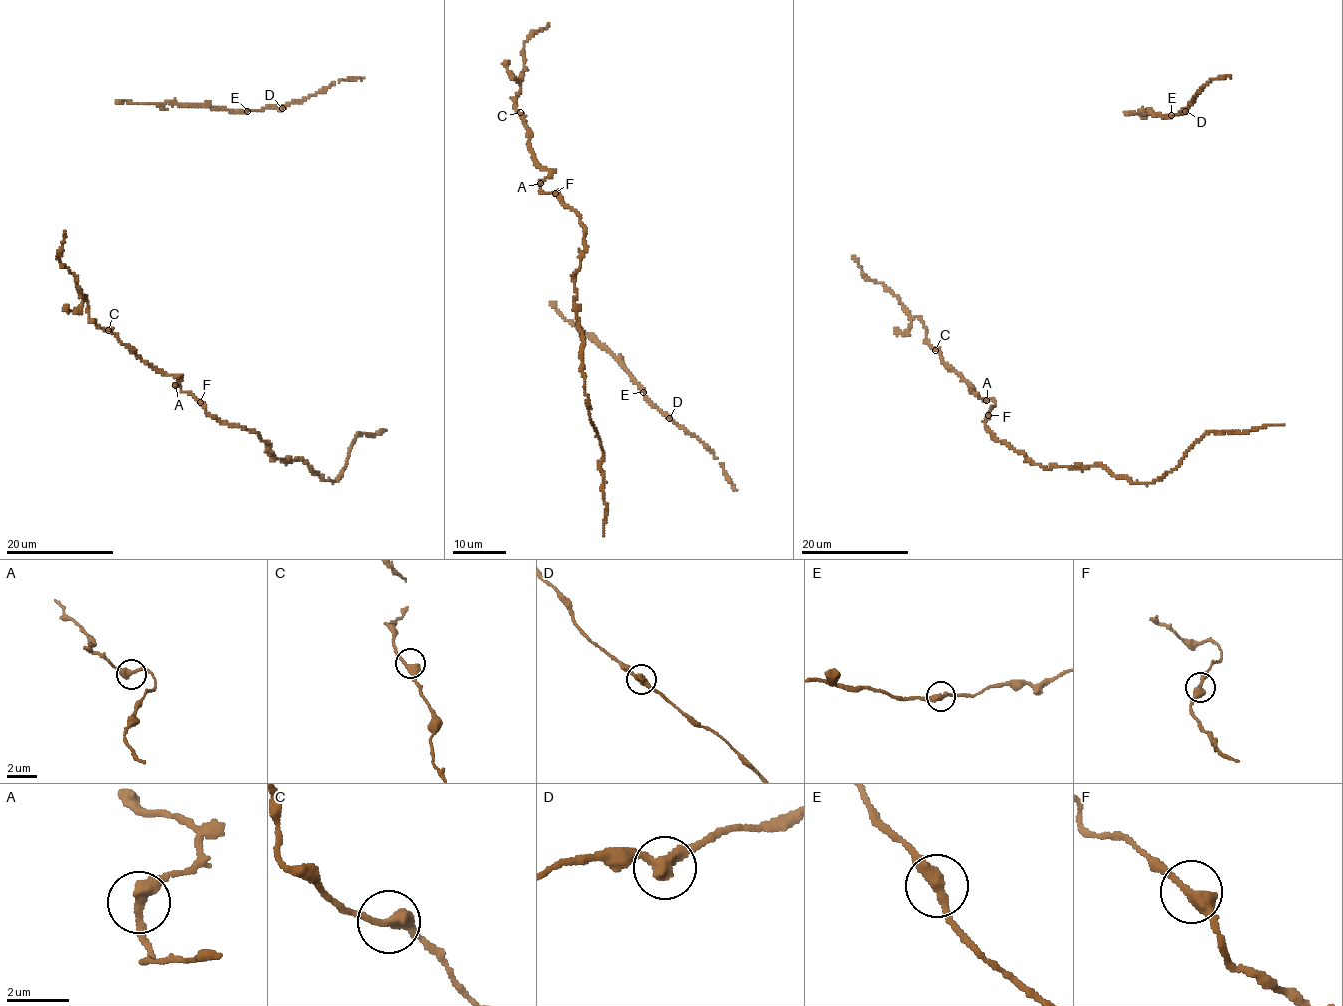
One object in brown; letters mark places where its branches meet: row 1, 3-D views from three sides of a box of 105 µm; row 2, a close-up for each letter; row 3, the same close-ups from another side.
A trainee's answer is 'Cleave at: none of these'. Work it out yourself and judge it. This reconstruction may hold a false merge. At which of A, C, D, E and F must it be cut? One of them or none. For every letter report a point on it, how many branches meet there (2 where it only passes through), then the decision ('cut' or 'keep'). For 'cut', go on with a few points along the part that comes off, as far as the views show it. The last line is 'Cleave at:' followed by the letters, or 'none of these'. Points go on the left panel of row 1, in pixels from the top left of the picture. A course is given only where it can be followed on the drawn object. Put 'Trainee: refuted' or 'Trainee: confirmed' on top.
Trainee: confirmed
A: at (175, 385); 2 branches meet; keep
C: at (108, 330); 2 branches meet; keep
D: at (282, 108); 2 branches meet; keep
E: at (247, 111); 2 branches meet; keep
F: at (200, 402); 2 branches meet; keep
Cleave at: none of these

